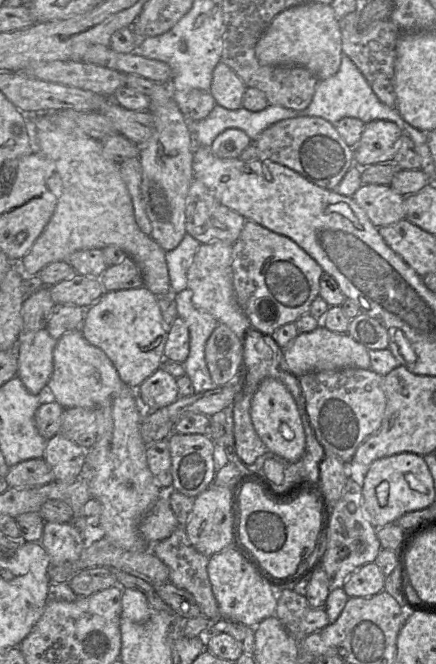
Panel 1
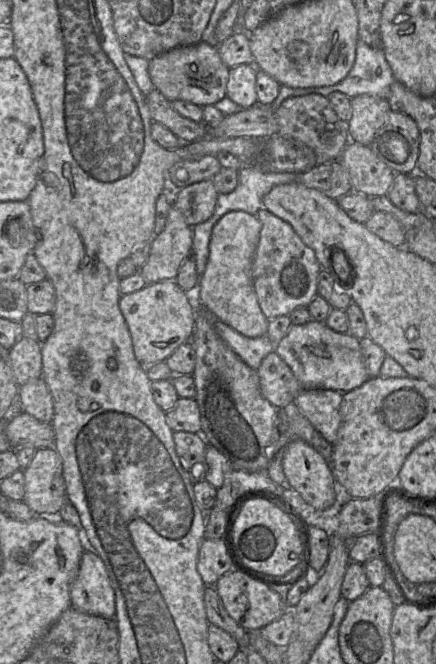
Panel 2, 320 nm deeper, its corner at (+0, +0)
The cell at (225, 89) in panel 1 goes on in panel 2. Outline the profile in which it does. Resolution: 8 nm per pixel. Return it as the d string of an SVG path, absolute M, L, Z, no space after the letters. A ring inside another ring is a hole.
M241 64L229 70L226 96L243 109L257 104L257 70L253 64Z

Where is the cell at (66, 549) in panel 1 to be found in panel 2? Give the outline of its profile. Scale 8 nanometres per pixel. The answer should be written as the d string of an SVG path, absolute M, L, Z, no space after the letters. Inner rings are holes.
M90 550L82 553L79 569L70 587L71 607L90 615L101 616L108 620L115 617L115 592L102 559Z

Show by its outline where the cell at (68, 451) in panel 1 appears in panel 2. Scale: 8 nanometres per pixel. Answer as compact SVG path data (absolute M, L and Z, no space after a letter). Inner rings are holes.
M54 447L39 448L23 470L25 495L23 501L38 516L59 515L66 500L62 460Z

